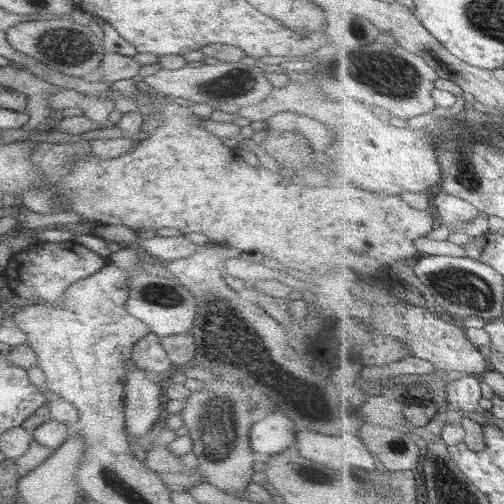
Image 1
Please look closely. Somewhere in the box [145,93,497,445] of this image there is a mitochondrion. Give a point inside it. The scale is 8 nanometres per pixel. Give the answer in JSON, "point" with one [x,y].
{"point":[464,163]}

